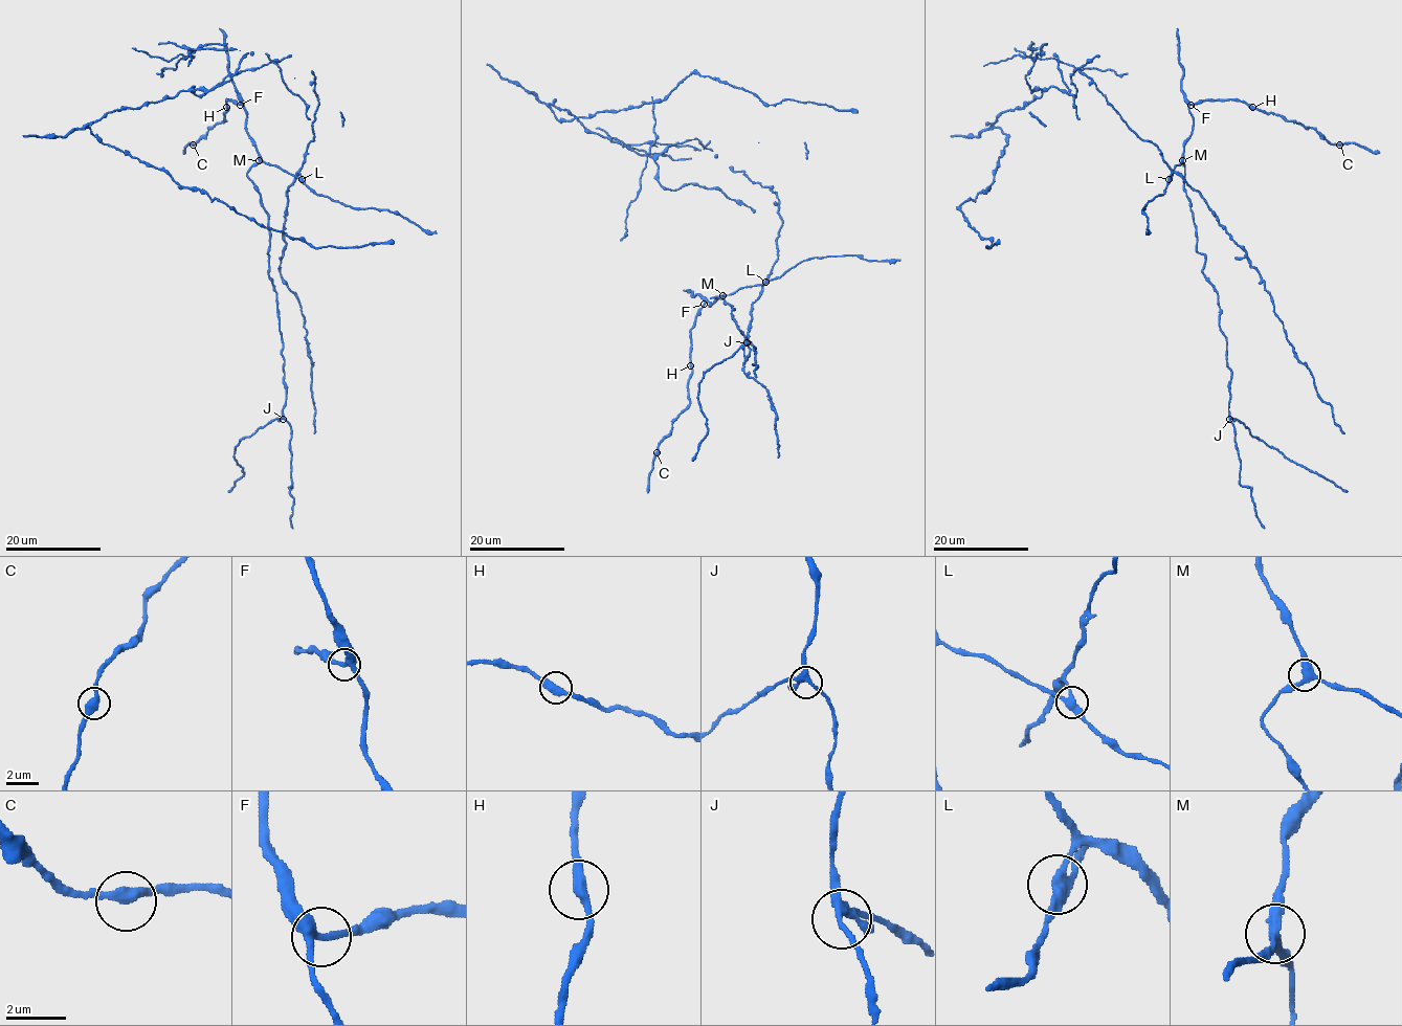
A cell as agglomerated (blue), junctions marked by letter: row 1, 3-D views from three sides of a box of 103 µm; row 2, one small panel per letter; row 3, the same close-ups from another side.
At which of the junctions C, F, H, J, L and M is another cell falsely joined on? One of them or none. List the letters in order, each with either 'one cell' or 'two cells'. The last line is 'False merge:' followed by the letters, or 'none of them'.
C: one cell
F: one cell
H: one cell
J: one cell
L: two cells
M: one cell
False merge: L

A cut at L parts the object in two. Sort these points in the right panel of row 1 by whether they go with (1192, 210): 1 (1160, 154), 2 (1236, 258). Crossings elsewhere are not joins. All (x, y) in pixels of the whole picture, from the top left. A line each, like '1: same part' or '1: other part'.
1: other part
2: other part

